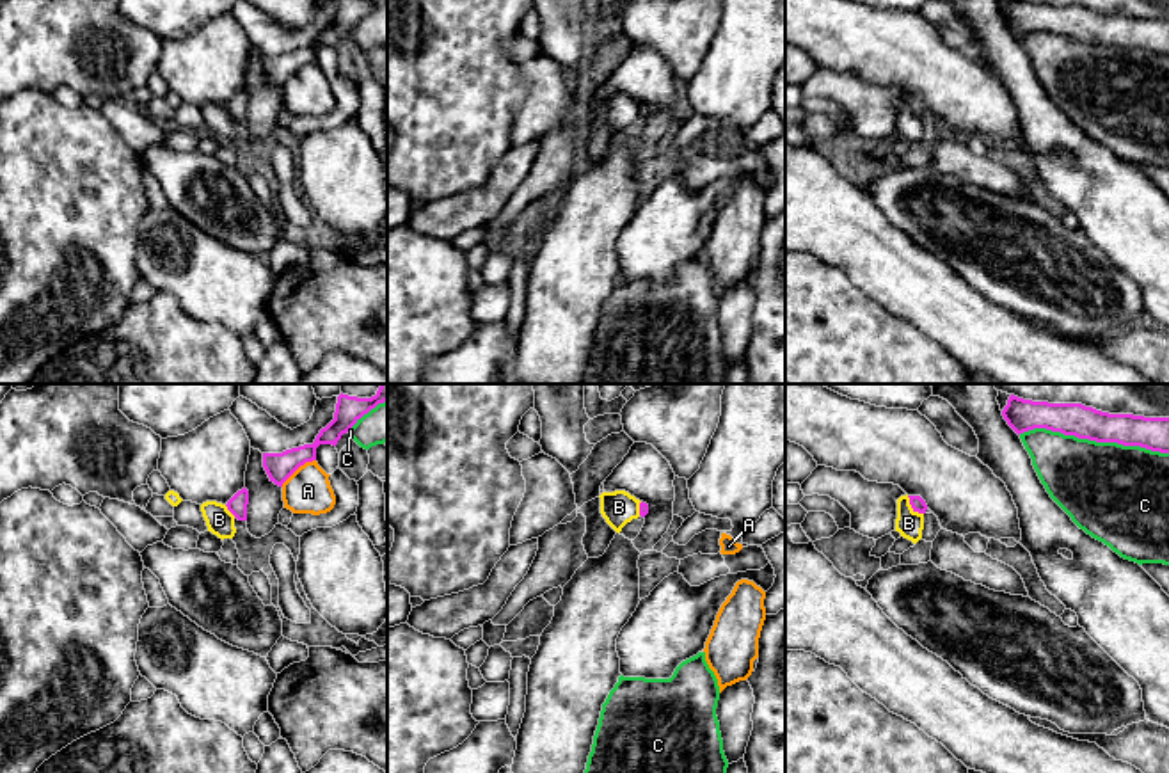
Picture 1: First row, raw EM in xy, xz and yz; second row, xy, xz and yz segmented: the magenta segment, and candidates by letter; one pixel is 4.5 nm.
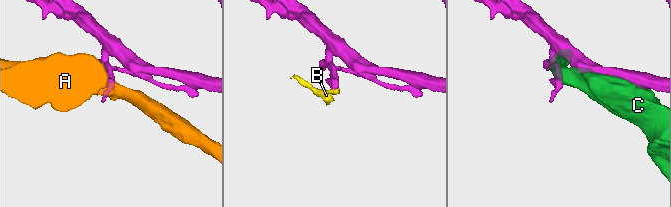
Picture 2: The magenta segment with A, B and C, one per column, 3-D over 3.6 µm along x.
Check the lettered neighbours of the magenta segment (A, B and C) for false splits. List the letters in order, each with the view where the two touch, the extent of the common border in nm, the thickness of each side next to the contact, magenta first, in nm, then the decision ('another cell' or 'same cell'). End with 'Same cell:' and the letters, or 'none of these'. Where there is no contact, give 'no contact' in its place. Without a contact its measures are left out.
A: xy | 200 nm | 130/200 nm | another cell
B: yz | 120 nm | 70/120 nm | another cell
C: yz | 700 nm | 150/440 nm | another cell
Same cell: none of these

